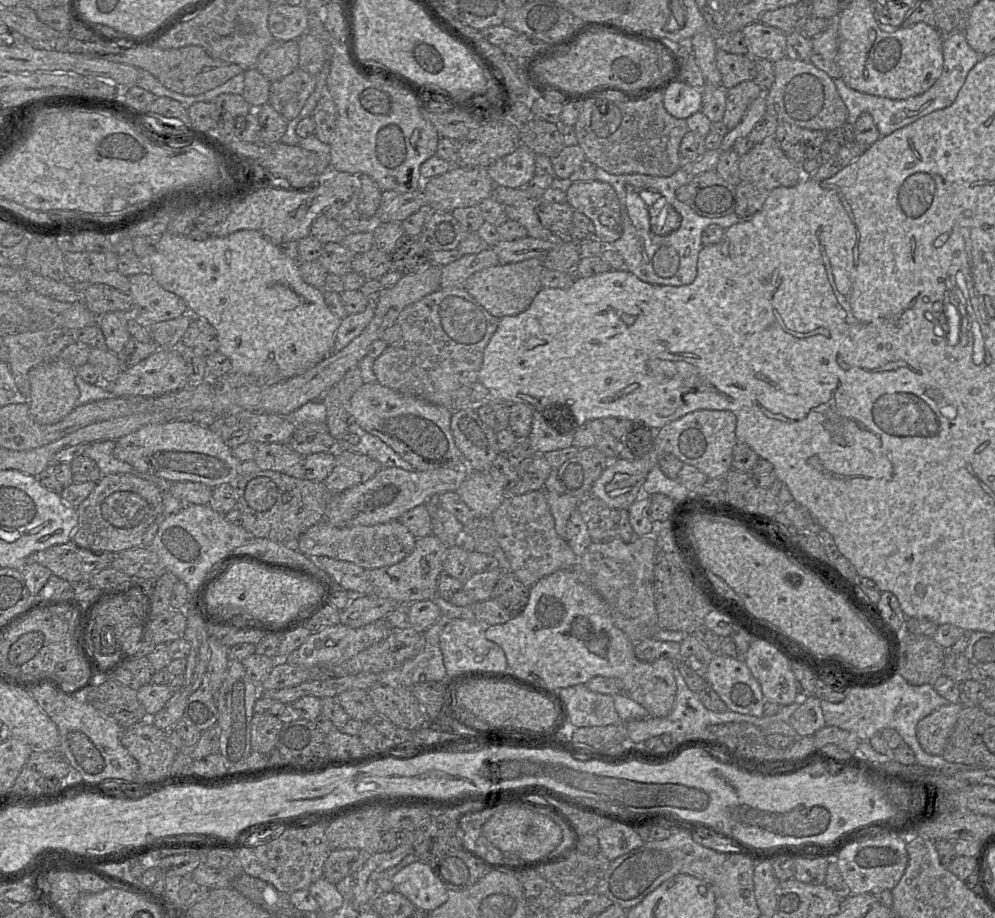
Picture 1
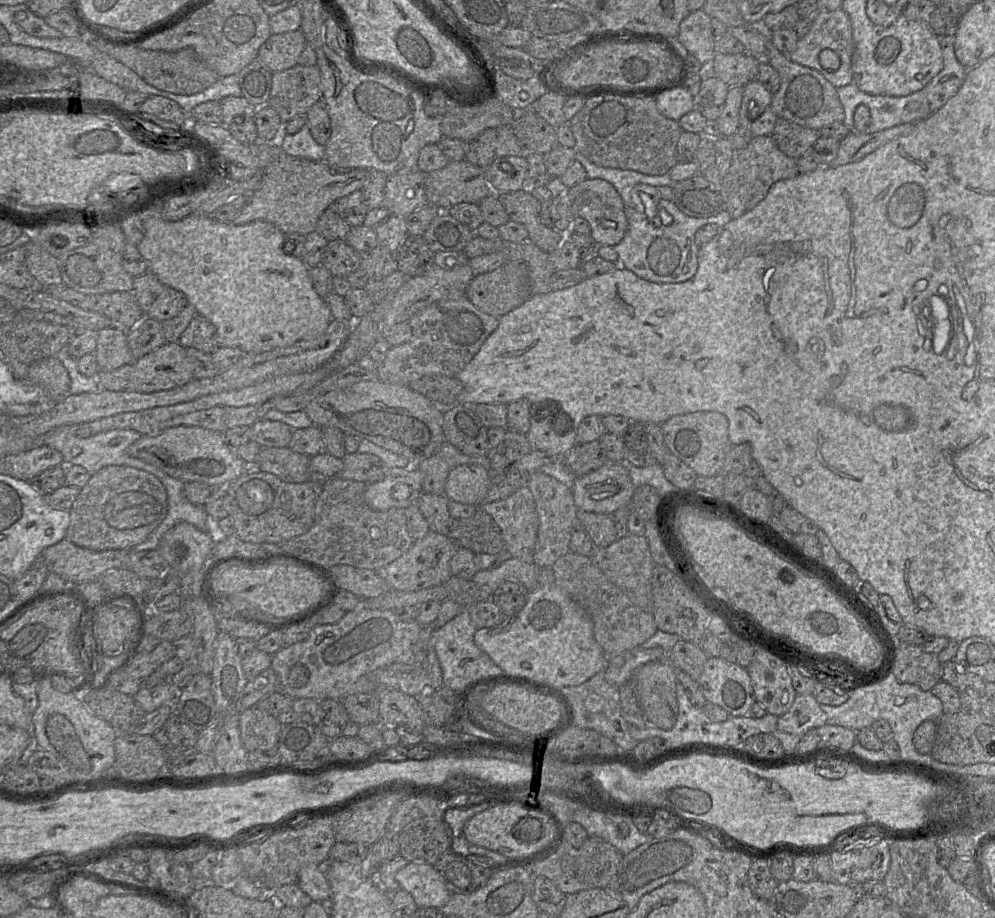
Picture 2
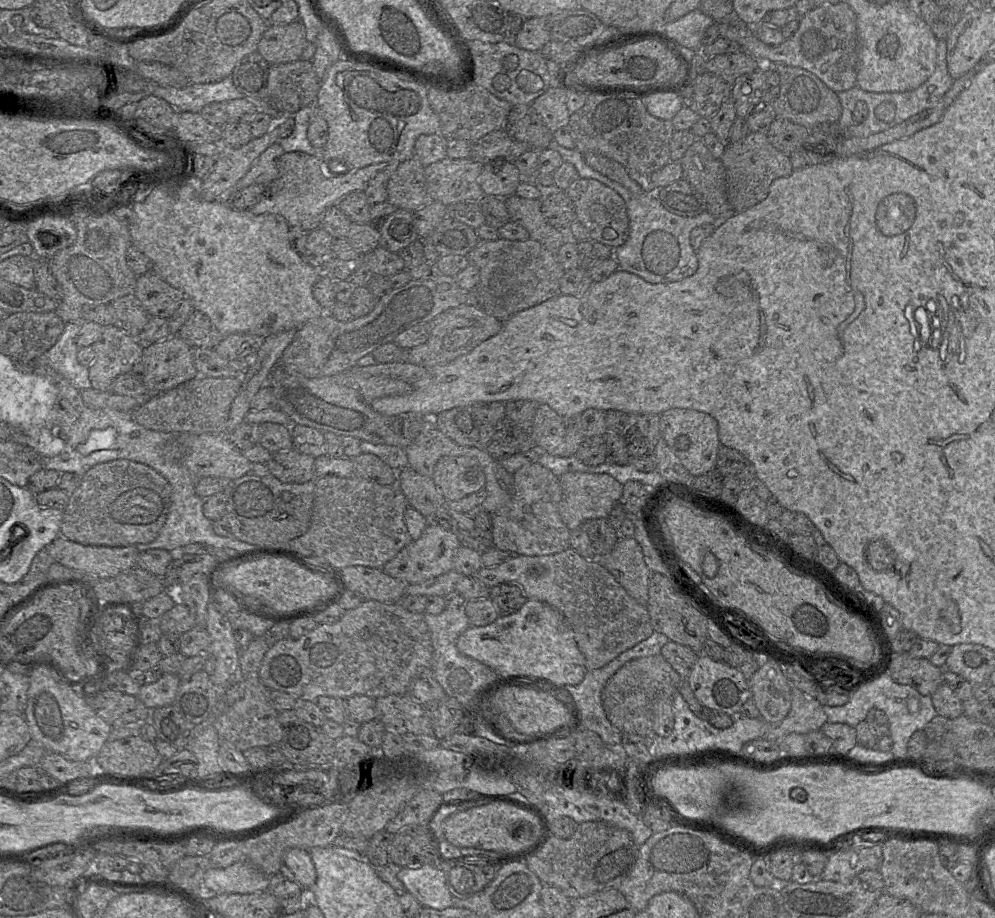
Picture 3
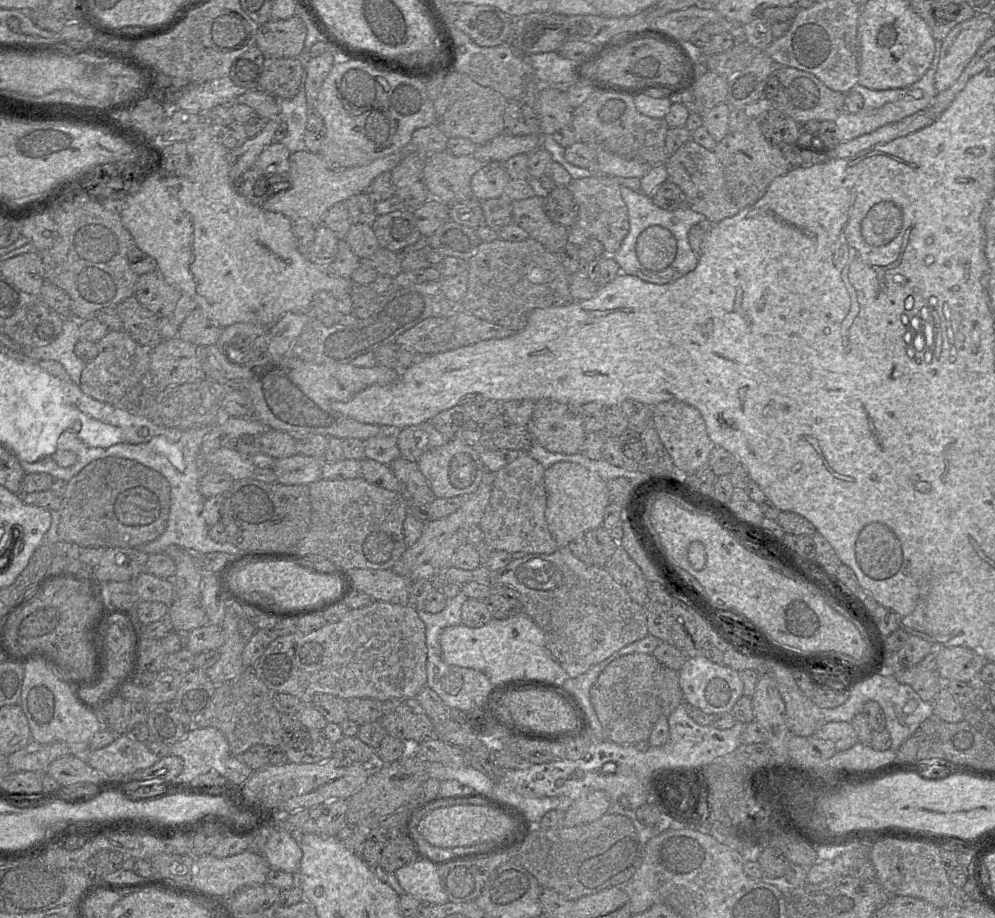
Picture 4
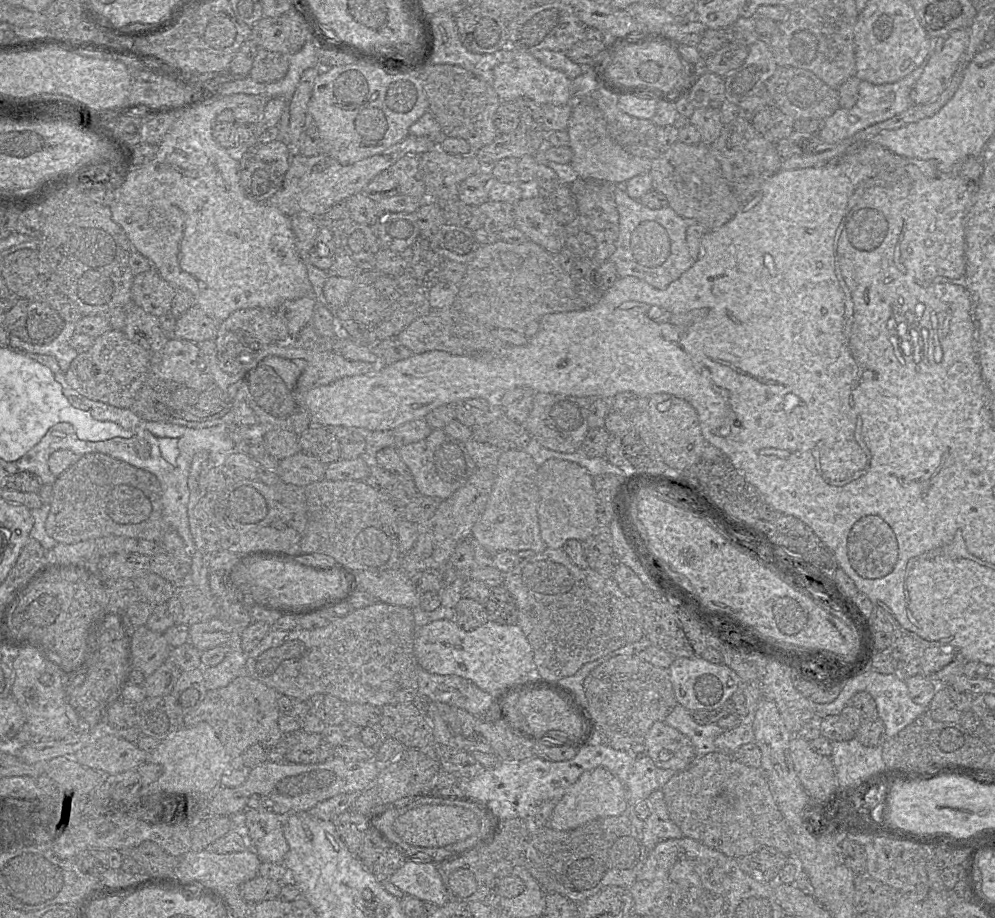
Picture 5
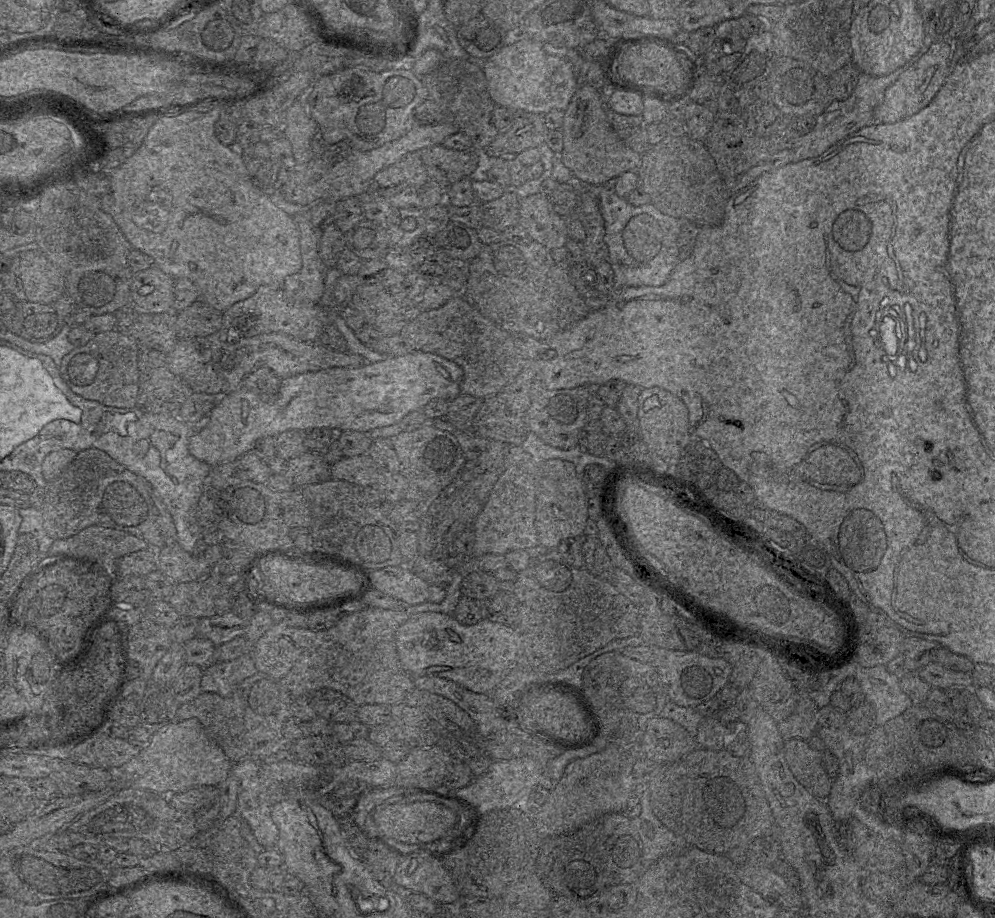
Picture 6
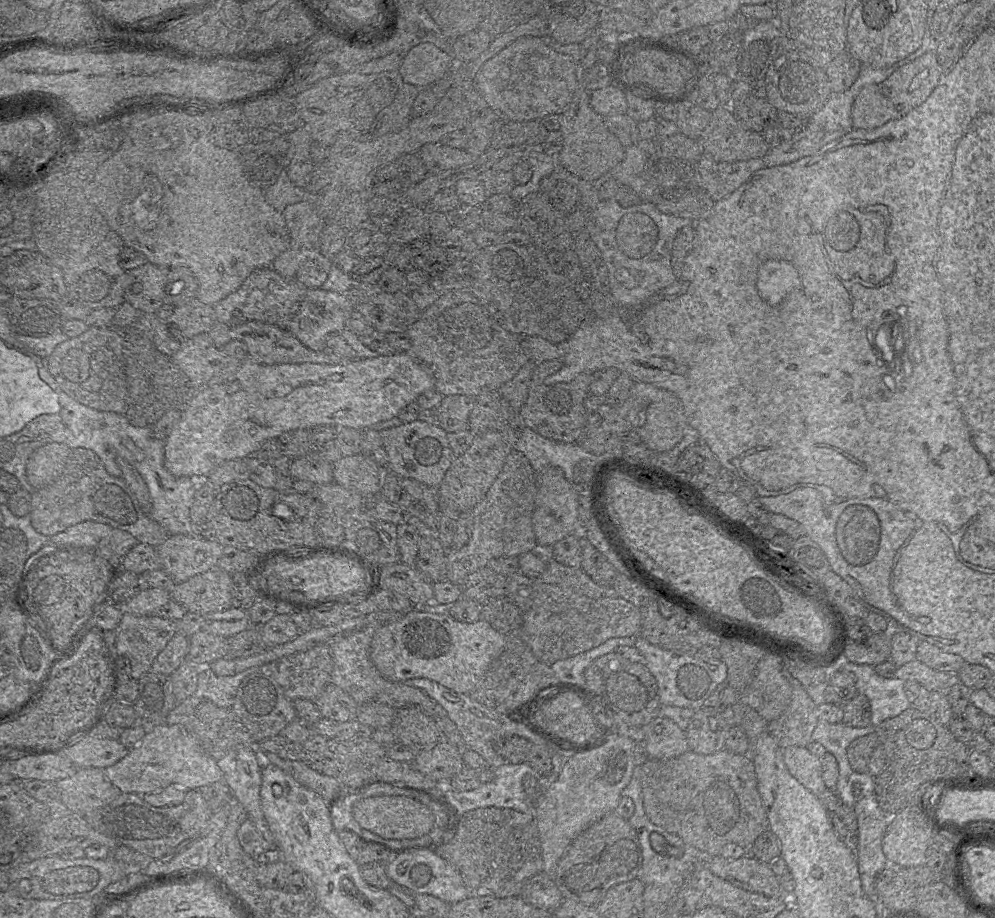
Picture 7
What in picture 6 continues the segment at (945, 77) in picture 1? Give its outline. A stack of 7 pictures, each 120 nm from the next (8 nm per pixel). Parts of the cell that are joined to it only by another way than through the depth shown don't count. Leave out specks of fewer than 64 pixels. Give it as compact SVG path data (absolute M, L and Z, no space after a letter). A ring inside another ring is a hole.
M925 34L924 44L908 63L886 76L872 76L860 73L857 84L851 96L846 100L834 100L825 111L816 117L815 127L802 135L792 147L793 162L817 157L825 153L830 147L847 138L859 129L868 126L874 120L874 110L883 101L886 89L891 86L898 77L914 65L932 46L933 38Z

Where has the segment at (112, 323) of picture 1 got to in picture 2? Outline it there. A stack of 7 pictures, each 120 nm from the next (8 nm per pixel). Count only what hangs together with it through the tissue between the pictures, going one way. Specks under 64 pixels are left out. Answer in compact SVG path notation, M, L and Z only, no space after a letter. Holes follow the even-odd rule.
M107 327L98 331L95 355L100 371L115 370L134 362L127 331L129 330L122 327Z

